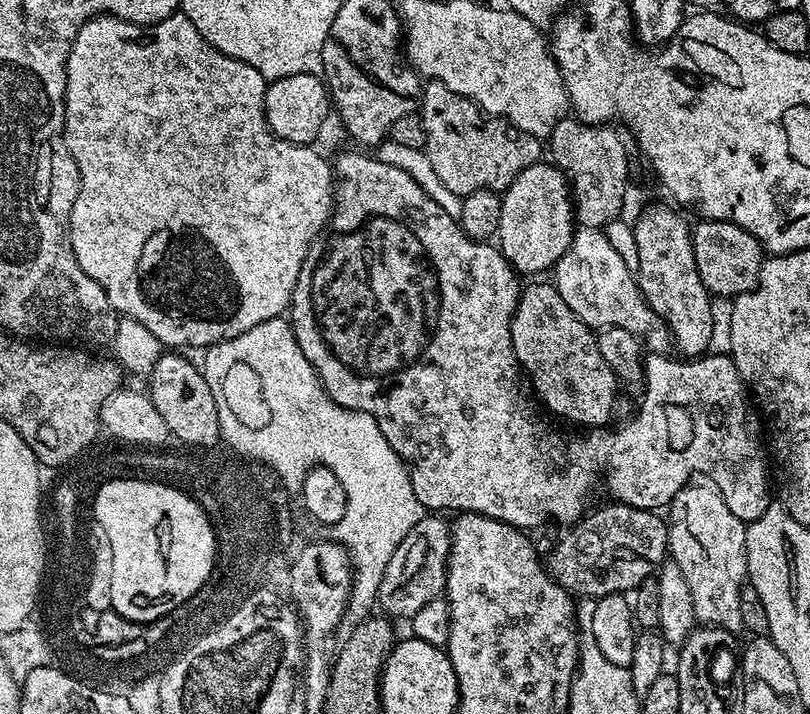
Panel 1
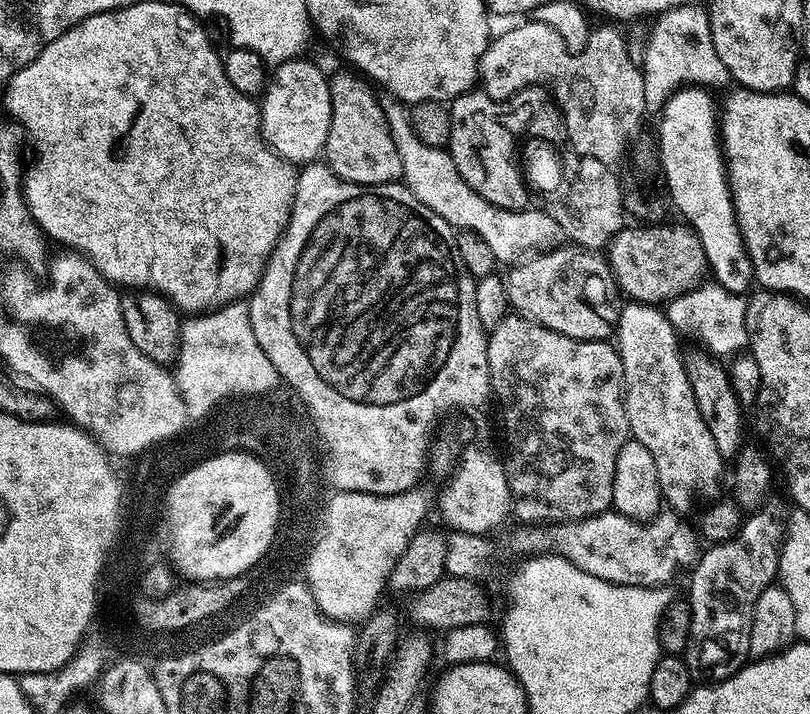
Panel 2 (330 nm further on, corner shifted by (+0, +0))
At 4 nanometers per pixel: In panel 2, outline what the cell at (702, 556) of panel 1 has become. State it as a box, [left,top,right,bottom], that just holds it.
[614,302,726,510]

